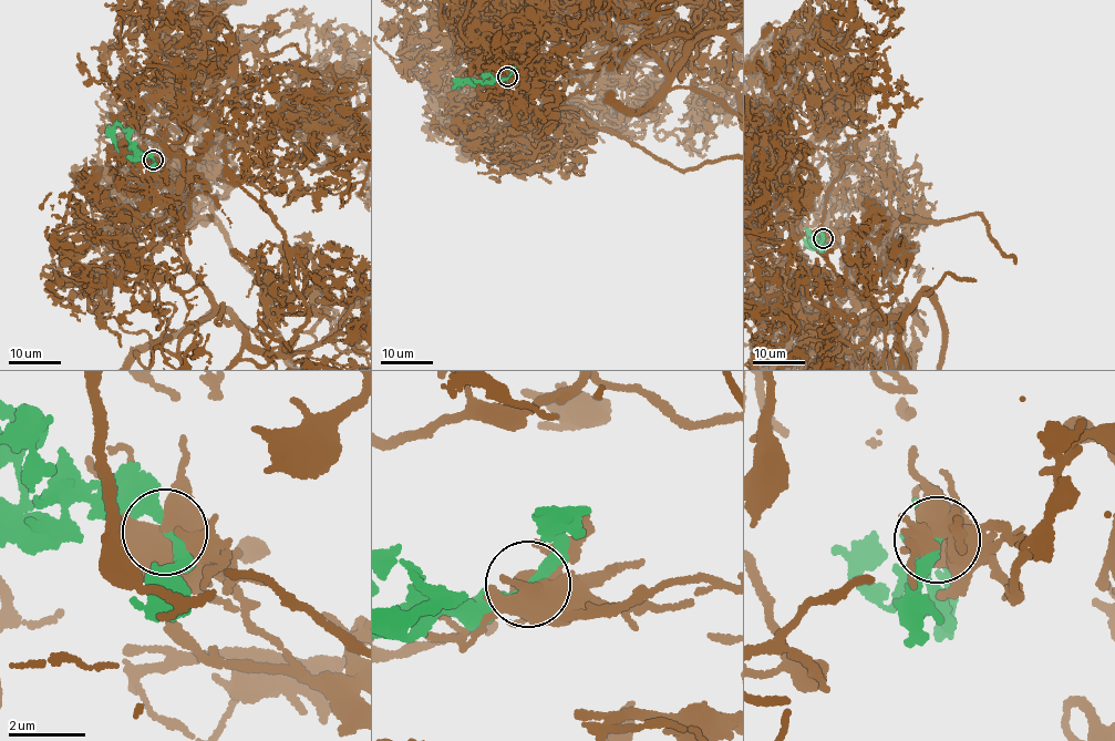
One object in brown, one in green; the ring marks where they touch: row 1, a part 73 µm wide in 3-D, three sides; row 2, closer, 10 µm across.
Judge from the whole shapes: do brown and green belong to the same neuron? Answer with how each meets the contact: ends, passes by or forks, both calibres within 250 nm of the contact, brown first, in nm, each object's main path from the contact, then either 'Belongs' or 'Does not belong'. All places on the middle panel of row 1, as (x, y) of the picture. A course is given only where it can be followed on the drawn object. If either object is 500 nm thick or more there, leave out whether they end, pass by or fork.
At the ring brown forks. At the ring green passes by. Thickness 360 nm (brown) against 280 nm. Course of brown: (507, 75), (550, 72), (516, 39), (642, 50), (656, 101), (613, 98), (617, 52). Course of green: (507, 76), (491, 83), (471, 80), (458, 84), (463, 79), (475, 86). Does not belong

